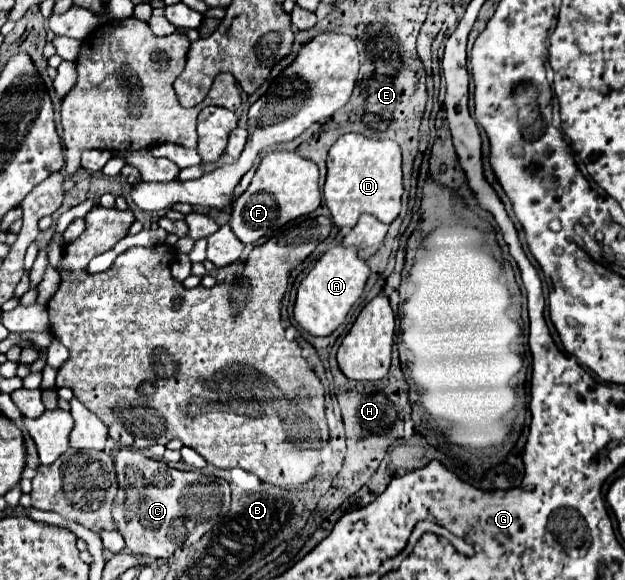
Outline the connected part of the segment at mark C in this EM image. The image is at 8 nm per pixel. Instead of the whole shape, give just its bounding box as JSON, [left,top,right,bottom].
[112,449,230,559]

